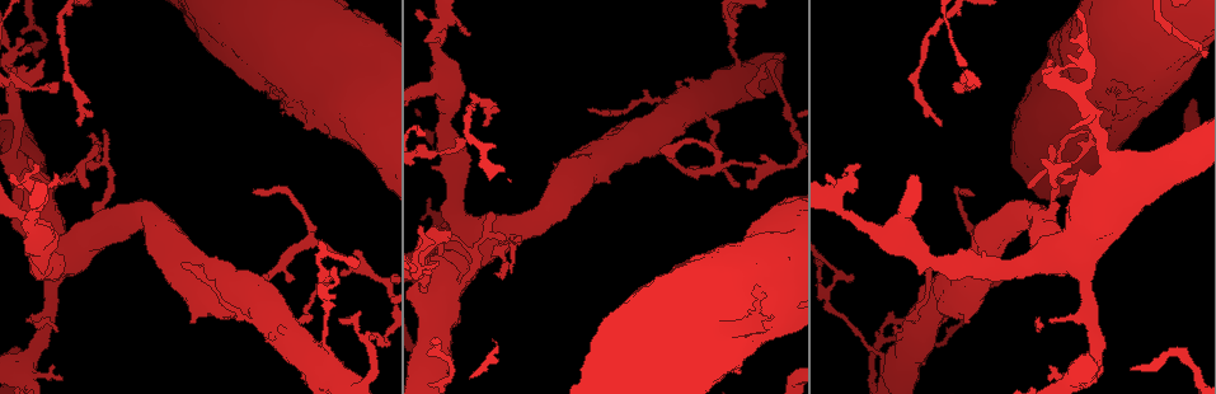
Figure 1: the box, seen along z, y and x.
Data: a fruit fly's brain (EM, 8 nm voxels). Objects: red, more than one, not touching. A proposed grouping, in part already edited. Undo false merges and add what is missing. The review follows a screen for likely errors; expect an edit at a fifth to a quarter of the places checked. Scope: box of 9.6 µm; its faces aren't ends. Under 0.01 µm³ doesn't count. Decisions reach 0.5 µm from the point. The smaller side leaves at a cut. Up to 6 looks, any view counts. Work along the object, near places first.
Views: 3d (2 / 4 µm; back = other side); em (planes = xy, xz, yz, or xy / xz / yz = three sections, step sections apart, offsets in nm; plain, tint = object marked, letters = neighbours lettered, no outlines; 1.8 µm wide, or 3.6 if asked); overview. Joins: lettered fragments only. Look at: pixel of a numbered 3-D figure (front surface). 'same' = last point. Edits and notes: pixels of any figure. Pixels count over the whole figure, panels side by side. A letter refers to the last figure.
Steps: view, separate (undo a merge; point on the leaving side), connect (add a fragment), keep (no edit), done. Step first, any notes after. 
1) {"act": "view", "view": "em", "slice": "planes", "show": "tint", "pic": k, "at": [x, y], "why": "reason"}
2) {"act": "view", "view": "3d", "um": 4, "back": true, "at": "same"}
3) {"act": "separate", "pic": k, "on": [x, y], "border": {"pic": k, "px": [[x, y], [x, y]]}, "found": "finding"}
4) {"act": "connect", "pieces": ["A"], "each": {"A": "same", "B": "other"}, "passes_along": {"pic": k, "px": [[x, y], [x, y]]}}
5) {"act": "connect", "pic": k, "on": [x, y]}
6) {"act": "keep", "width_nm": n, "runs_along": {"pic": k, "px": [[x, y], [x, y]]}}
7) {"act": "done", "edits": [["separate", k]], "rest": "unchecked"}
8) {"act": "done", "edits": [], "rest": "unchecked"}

{"act": "view", "view": "3d", "um": 4, "pic": 1, "at": [770, 67], "why": "branch point"}

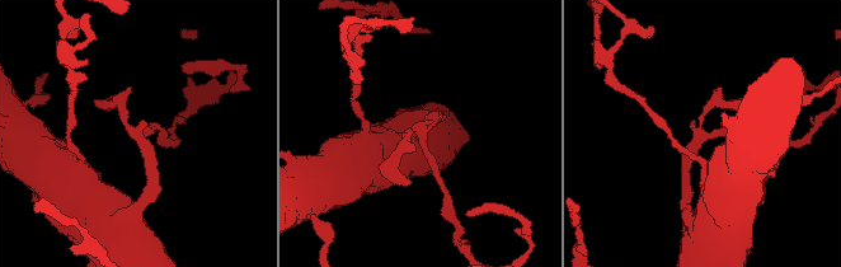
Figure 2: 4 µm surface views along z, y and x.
{"act": "view", "view": "em", "slice": "planes", "show": "letters", "pic": 2, "at": [421, 131], "arms": 3}

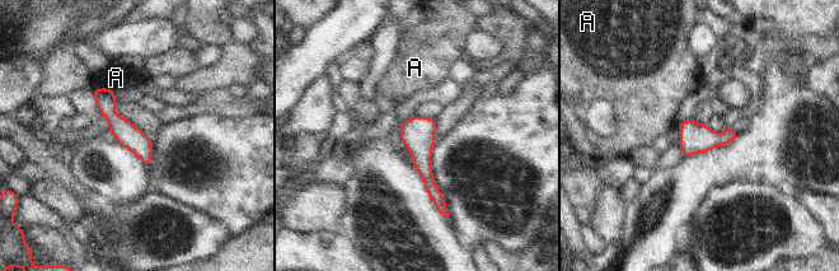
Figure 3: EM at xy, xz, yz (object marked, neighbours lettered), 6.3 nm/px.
{"act": "keep", "width_nm": 150, "each": {"A": "other"}, "runs_along": {"pic": 3, "px": [[415, 120], [421, 163], [443, 210]]}, "found": "continuous, no second neuron"}

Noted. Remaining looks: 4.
{"act": "view", "view": "em", "slice": "planes", "show": "letters", "pic": 1, "at": [487, 125], "why": "branch stops here"}

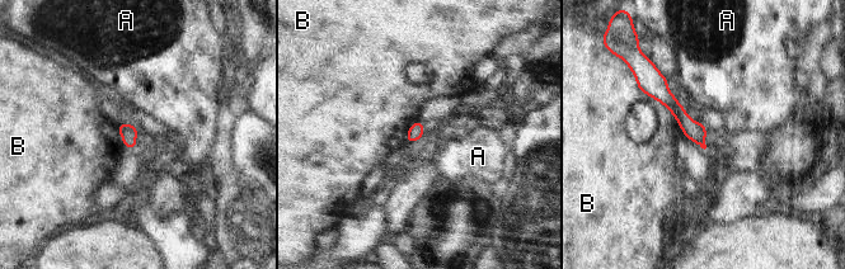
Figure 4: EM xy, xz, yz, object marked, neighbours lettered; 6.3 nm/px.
{"act": "keep", "longest_contact_nm": ["B", 380], "each": {"A": "other", "B": "other"}, "runs_along": {"pic": 4, "px": [[656, 79], [658, 90], [702, 142]]}, "found": "none of them fits"}

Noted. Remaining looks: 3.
{"act": "view", "view": "3d", "um": 4, "pic": 1, "at": [1177, 353], "why": "sharp bend"}

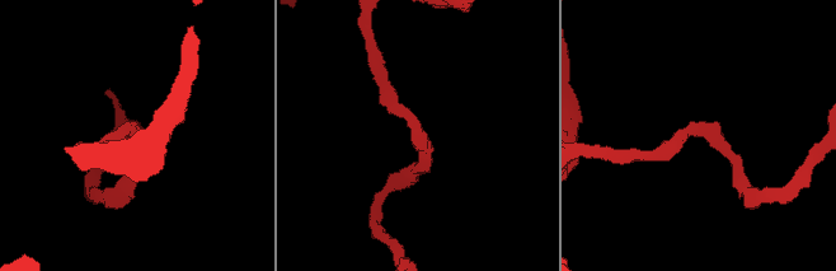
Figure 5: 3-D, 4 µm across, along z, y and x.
{"act": "view", "view": "em", "slice": "planes", "show": "letters", "pic": 5, "at": [704, 130], "arm_widths_nm": [200, 240], "why": "now the EM"}

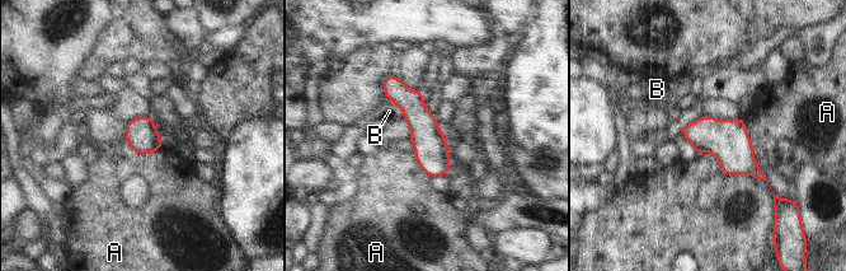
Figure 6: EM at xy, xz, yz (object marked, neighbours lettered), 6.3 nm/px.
{"act": "keep", "longest_contact_nm": ["A", 480], "each": {"A": "other", "B": "other"}, "found": "one neuron here"}

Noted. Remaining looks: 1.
{"act": "done", "edits": [], "rest": "unchecked"}

